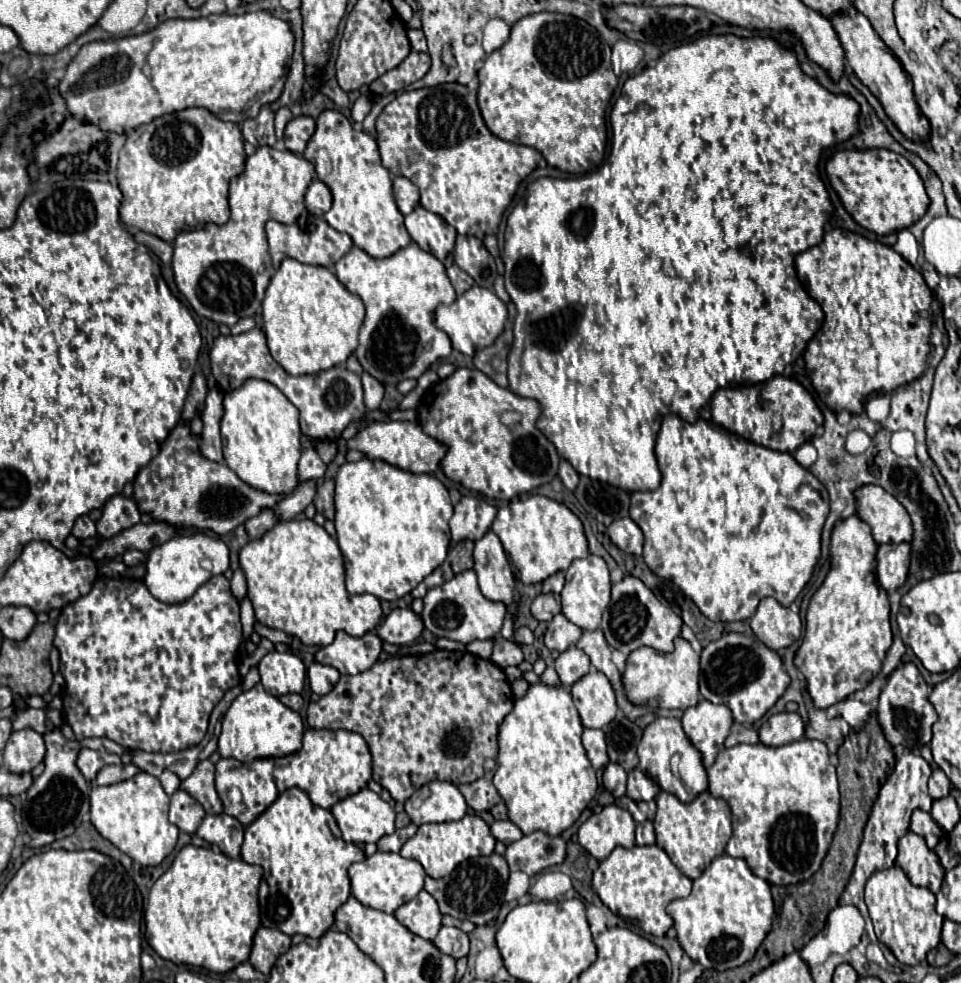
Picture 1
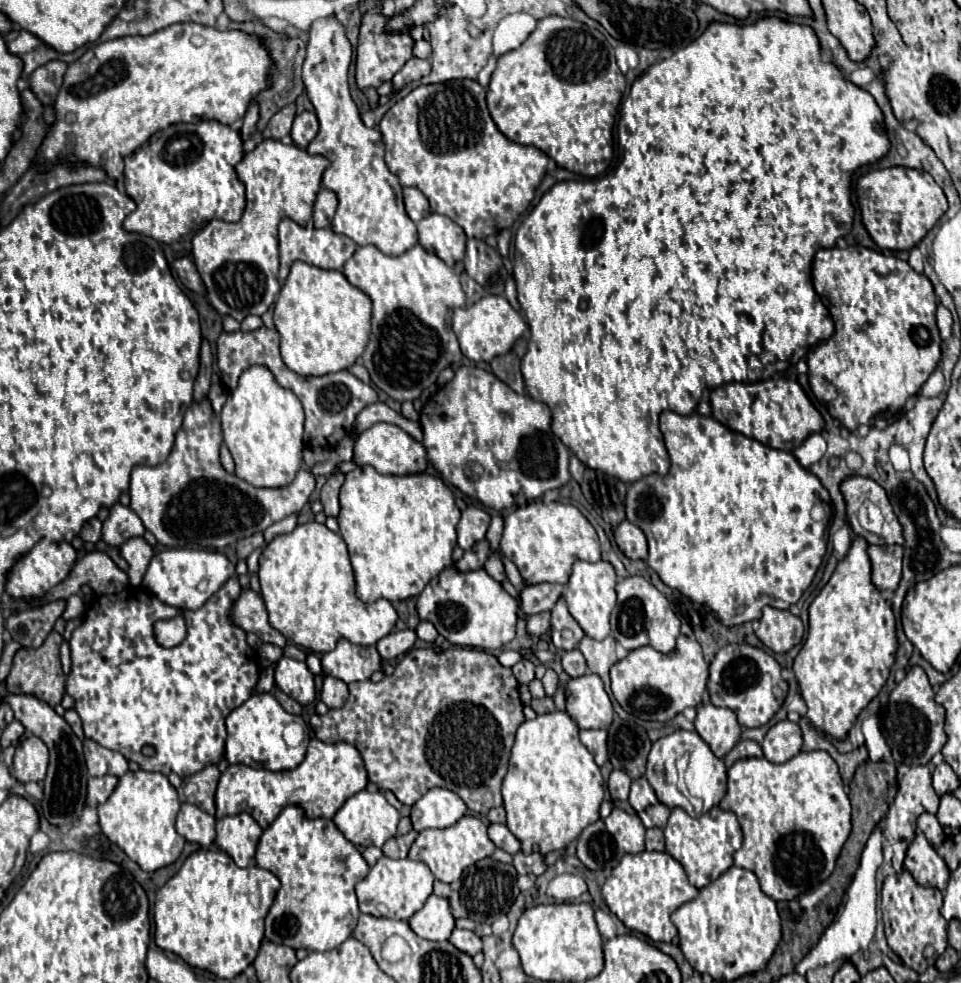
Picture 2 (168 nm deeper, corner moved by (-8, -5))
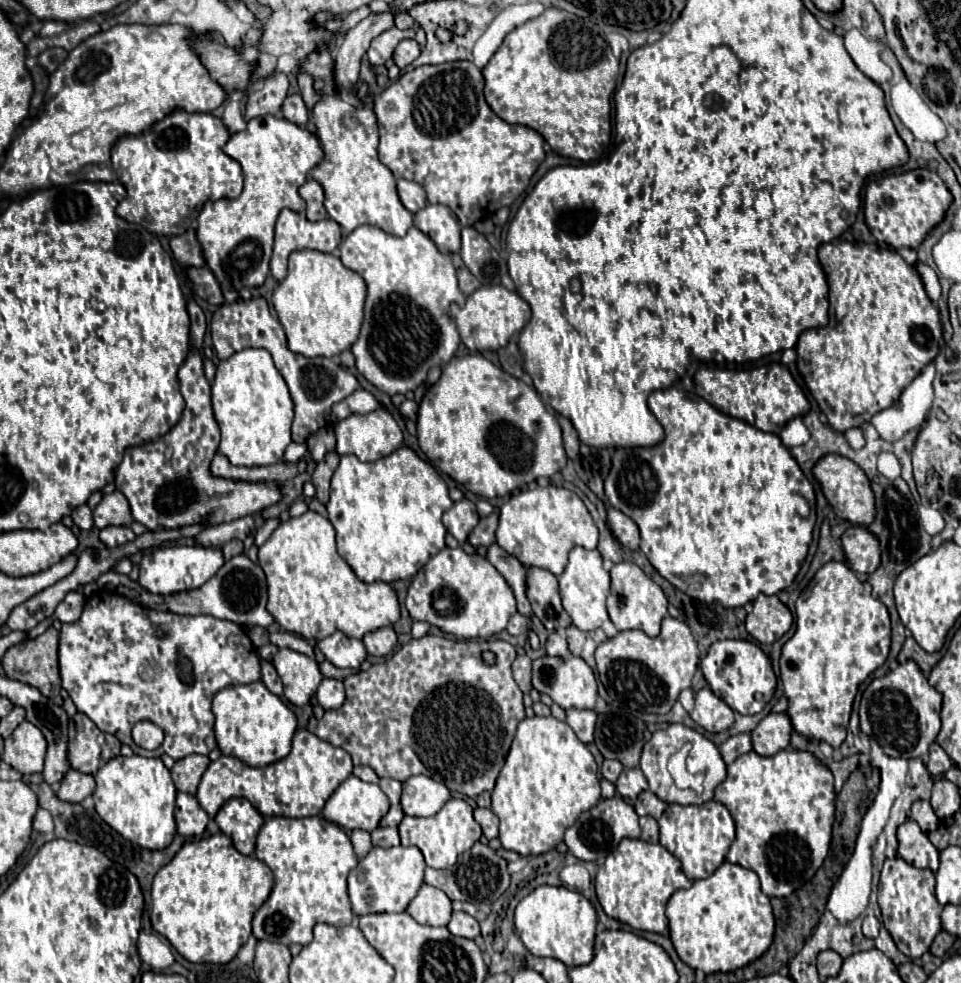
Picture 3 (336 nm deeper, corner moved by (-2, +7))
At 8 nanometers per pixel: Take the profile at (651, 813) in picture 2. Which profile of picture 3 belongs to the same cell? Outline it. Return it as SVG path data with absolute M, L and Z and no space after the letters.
M645 790L643 794L640 794L636 803L634 804L634 809L638 816L651 816L653 818L659 818L661 812L665 810L665 802L659 800L651 790Z

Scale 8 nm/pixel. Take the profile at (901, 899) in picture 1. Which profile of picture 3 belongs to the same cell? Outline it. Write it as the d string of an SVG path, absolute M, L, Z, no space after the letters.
M899 856L885 860L883 864L879 880L879 908L883 914L883 926L891 934L897 948L911 960L921 958L929 950L933 938L941 932L943 906L935 898L933 872L929 868L915 868Z

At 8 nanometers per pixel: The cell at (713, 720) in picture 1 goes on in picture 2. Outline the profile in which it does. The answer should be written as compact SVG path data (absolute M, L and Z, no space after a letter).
M701 704L697 708L695 730L709 744L717 758L723 758L741 736L741 726L735 712L729 708L715 708L713 704Z

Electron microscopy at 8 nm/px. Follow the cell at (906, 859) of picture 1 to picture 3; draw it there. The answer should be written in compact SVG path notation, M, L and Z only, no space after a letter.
M907 820L897 828L897 840L899 840L899 856L917 868L929 868L937 872L939 868L939 852L929 842L927 834L921 832L919 824L915 820Z

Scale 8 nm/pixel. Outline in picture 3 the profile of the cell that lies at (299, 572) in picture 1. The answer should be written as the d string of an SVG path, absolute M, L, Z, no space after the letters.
M313 510L289 518L275 528L259 548L259 566L267 578L269 614L281 628L295 632L305 640L323 640L335 630L341 630L351 638L363 638L367 632L391 626L399 618L395 590L385 582L361 582L351 566L339 556L335 528L329 518Z

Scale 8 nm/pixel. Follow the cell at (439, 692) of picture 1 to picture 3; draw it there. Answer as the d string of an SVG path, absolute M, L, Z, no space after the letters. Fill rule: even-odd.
M427 634L423 638L417 638L417 640L411 640L411 642L403 644L395 654L391 654L383 662L373 664L367 672L347 676L343 680L345 694L347 694L345 704L341 708L335 708L335 710L325 710L321 720L315 720L315 716L311 716L307 728L309 728L309 732L317 734L321 740L327 740L327 742L347 750L351 754L351 758L353 758L355 766L359 766L359 764L371 766L377 772L379 778L389 776L389 778L395 778L399 782L405 782L411 776L425 774L425 776L433 778L433 780L437 780L437 782L443 782L453 792L461 792L461 794L465 794L469 798L477 798L481 792L491 792L495 788L495 780L497 780L497 776L499 776L499 772L503 768L503 762L505 762L505 756L509 752L515 728L525 718L523 692L519 690L519 686L517 686L517 682L513 680L513 674L511 674L513 660L515 660L515 648L509 642L503 642L503 640L447 640L447 638L441 638L441 636ZM485 650L495 654L495 662L493 664L487 664L483 660L483 652Z

